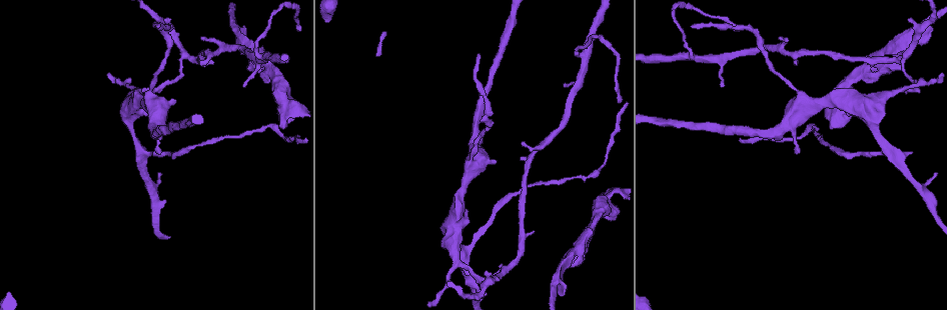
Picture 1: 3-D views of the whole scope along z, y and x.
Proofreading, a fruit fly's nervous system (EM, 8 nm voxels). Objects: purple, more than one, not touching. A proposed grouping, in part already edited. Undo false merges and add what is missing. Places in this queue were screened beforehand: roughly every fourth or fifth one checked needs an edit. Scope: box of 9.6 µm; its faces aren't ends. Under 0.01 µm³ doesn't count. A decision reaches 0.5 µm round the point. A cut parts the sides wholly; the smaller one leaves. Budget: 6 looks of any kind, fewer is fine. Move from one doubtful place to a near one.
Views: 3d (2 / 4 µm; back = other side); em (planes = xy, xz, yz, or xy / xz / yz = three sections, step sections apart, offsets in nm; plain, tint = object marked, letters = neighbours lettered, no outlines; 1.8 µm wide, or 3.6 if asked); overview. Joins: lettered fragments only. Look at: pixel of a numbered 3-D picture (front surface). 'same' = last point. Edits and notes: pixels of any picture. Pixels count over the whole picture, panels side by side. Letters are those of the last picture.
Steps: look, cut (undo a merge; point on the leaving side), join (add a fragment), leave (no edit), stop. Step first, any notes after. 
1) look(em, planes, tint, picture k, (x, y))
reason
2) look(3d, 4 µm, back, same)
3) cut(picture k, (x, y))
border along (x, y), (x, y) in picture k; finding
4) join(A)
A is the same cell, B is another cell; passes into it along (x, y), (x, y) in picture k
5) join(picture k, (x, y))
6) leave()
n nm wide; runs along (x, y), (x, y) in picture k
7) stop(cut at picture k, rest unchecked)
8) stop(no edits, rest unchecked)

look(em, xz, step 4, tint, picture 1, (457, 263))
two arms in line, one across

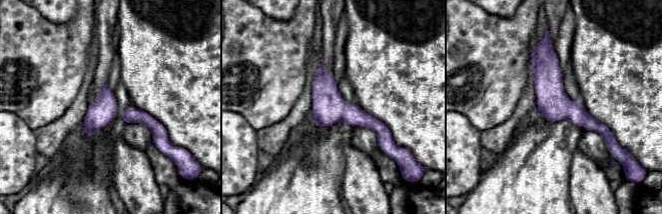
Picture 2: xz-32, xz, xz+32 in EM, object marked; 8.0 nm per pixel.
look(em, planes, tint, same)
another direction

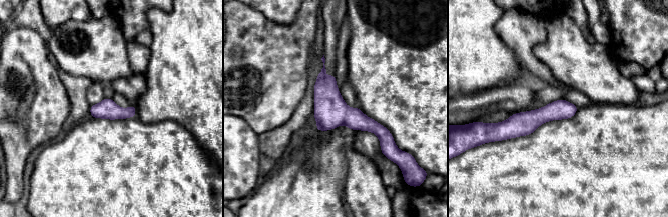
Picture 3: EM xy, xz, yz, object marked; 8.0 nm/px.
look(em, planes, letters, same)

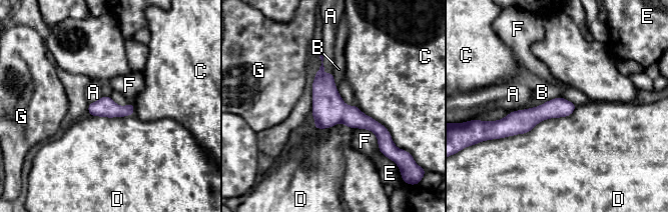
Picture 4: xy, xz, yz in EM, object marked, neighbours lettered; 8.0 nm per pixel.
leave()
160 nm wide; A, B, C, D, E, F and G are other cells; all the same cell

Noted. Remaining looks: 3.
look(em, planes, tint, picture 1, (904, 57))
sharp bend

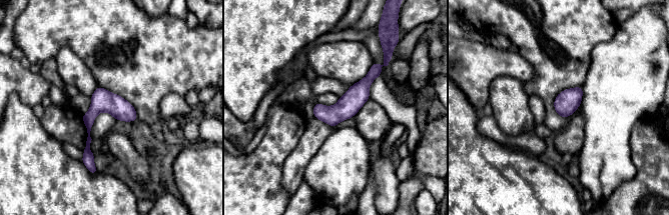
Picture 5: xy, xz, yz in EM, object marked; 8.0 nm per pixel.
look(em, planes, letters, same)

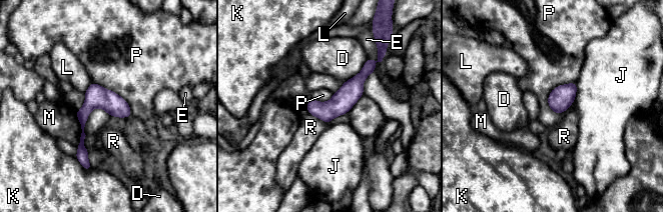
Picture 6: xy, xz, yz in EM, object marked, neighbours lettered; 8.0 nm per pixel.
leave()
D, E, J, K, L, M, P and R are other cells; border along (576, 81), (550, 92), (557, 115) in picture 6; all the same cell

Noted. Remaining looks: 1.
stop(no edits, rest unchecked)

